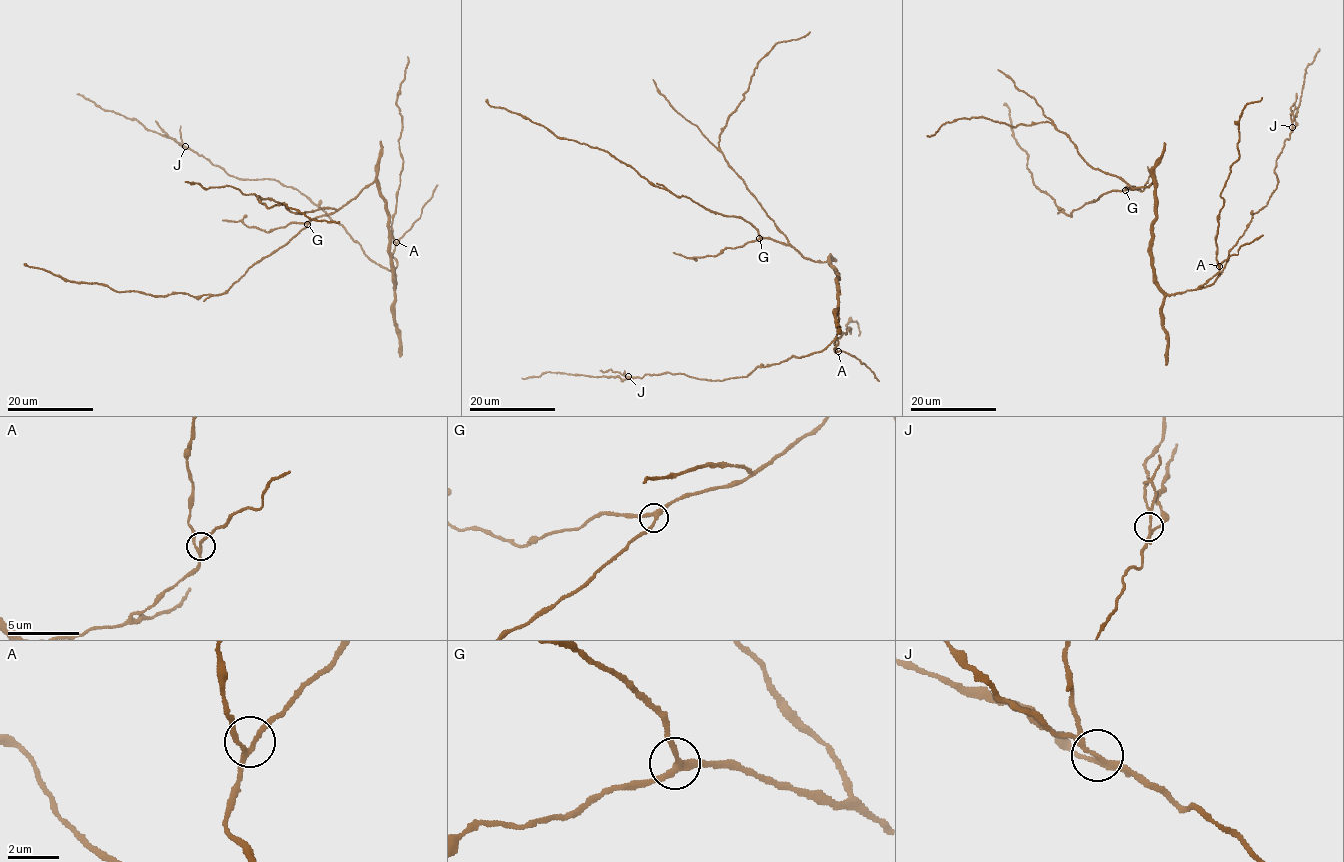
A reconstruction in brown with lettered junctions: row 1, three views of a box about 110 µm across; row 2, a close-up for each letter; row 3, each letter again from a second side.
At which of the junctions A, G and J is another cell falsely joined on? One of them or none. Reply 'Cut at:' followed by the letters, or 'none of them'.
Cut at: J

